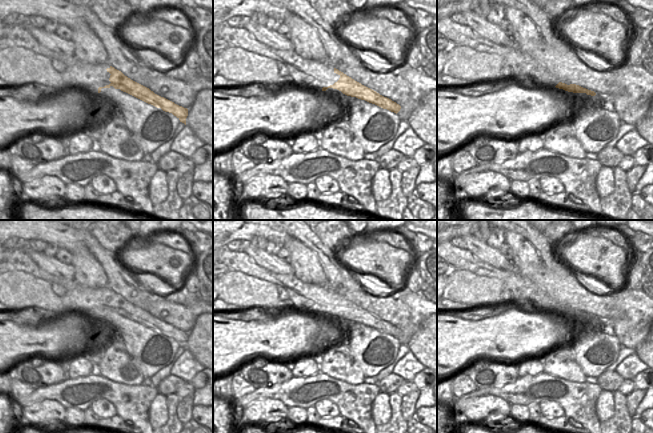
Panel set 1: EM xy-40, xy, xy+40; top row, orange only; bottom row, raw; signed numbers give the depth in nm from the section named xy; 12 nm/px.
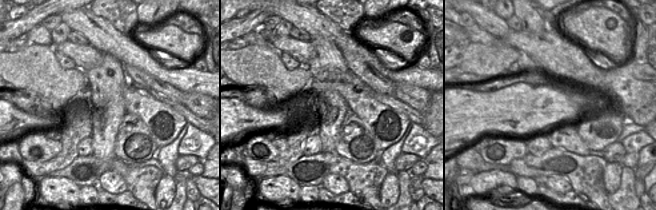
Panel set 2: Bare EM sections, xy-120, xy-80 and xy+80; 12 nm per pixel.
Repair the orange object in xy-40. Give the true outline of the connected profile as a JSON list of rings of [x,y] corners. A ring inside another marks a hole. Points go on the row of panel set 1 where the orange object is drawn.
[[[14,25],[9,27],[9,32],[6,38],[13,44],[14,47],[23,47],[29,49],[39,55],[43,55],[49,59],[57,59],[63,62],[66,65],[66,71],[72,78],[73,85],[79,87],[81,84],[89,85],[94,88],[98,93],[101,92],[102,88],[110,88],[113,86],[115,89],[120,89],[123,92],[126,92],[148,104],[151,104],[157,108],[161,108],[165,112],[172,113],[176,116],[180,122],[186,125],[186,118],[188,116],[188,109],[182,106],[175,104],[174,102],[161,97],[151,91],[149,88],[131,80],[127,76],[125,76],[121,71],[115,69],[110,66],[106,70],[97,69],[96,64],[83,63],[75,58],[74,55],[65,55],[63,53],[58,53],[55,51],[51,51],[45,47],[43,47],[28,31],[26,25]]]

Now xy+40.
[[[451,17],[437,21],[437,33],[448,39],[453,45],[464,45],[480,52],[495,53],[505,60],[505,65],[512,68],[512,76],[530,76],[536,79],[539,85],[556,87],[573,93],[586,93],[595,96],[594,91],[572,84],[564,79],[562,72],[553,72],[538,65],[536,61],[515,47],[497,45],[488,39],[481,37],[467,25],[455,23]]]

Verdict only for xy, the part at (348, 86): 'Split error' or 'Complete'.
Split error

